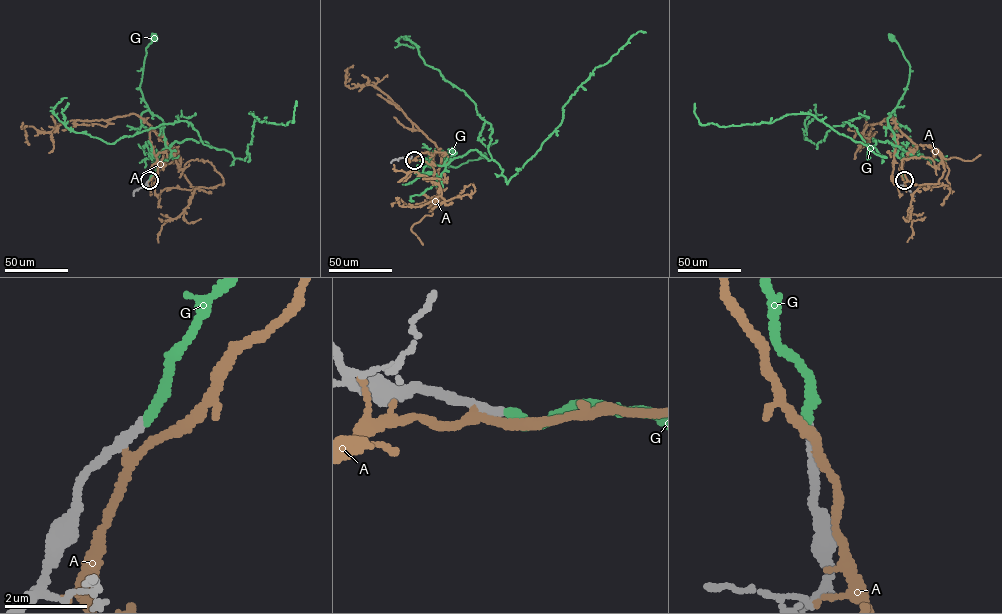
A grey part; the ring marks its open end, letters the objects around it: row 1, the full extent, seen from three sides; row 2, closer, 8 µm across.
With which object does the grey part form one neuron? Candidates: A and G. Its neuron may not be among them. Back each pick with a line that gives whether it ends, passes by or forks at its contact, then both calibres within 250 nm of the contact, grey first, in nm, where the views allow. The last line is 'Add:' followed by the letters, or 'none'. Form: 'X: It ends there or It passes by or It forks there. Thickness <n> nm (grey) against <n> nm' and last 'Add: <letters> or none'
G: It ends there. Thickness 240 nm (grey) against 240 nm
Add: G

